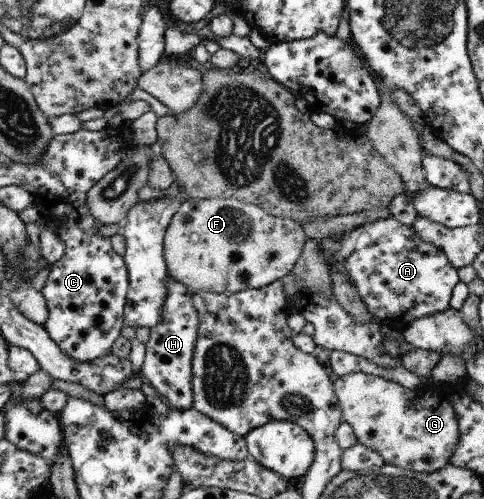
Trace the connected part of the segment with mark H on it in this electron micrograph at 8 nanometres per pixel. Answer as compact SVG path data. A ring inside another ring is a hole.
M168 277L168 298L164 302L163 322L150 329L150 339L145 345L145 360L140 376L156 388L170 409L187 411L193 408L192 356L198 340L198 312L192 304L192 293L184 284Z

